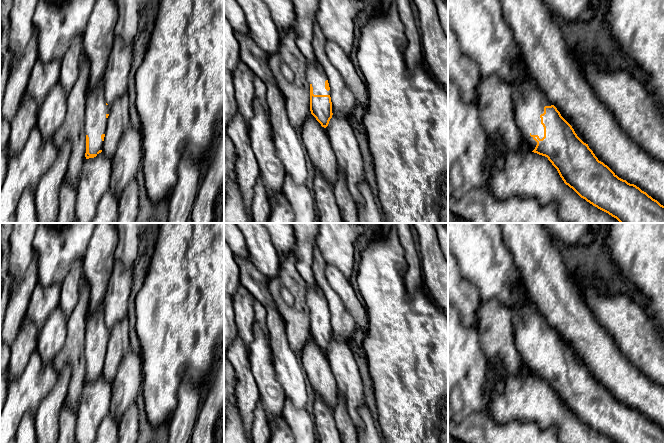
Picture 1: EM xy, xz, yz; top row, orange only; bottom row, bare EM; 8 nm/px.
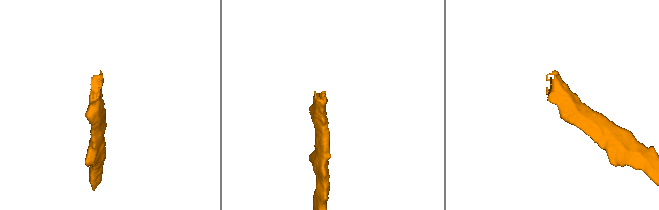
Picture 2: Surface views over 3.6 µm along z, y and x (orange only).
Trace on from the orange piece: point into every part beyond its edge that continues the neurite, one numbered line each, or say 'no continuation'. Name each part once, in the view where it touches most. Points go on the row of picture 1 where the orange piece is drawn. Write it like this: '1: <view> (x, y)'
1: yz (528, 102)

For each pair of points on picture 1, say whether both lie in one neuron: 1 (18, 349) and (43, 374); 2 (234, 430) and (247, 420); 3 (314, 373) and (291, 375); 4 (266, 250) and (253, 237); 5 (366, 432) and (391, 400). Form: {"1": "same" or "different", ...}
{"1": "different", "2": "different", "3": "different", "4": "same", "5": "different"}

